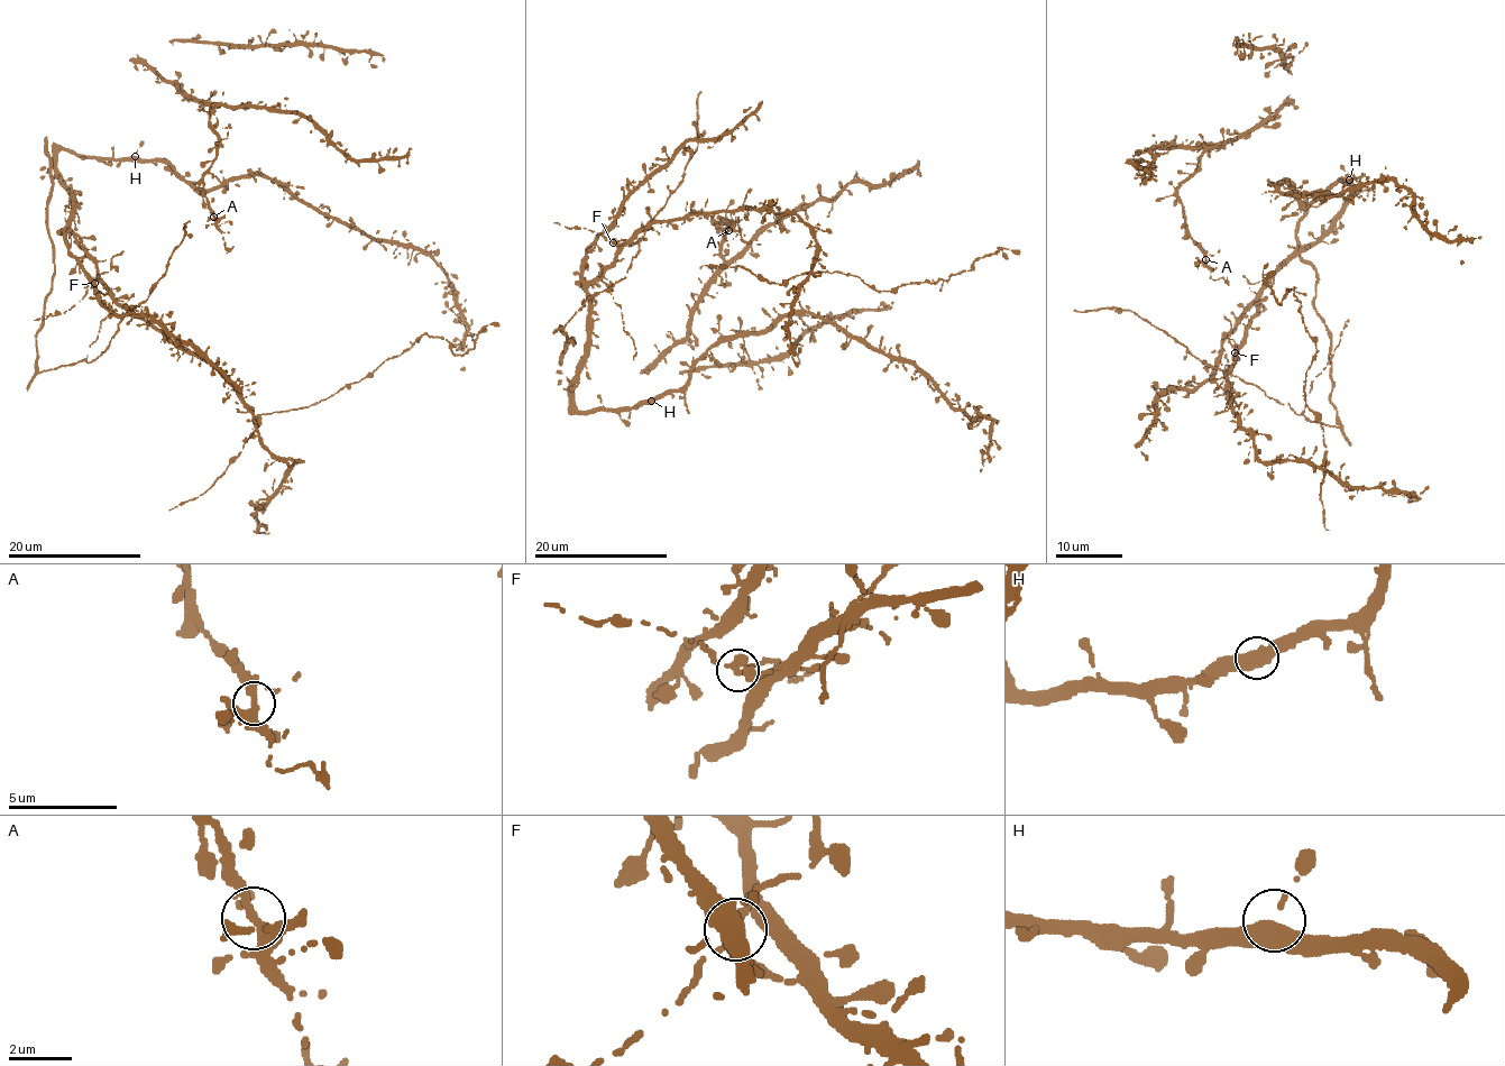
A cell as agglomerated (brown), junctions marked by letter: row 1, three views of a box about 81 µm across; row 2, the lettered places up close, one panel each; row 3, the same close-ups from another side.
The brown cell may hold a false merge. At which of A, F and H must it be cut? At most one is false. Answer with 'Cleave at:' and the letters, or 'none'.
Cleave at: none

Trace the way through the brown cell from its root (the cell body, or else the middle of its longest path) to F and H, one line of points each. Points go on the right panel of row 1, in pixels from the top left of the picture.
F: (1258, 304), (1258, 311), (1244, 329), (1238, 360), (1235, 354)
H: (1258, 304), (1259, 287), (1306, 245), (1318, 239), (1356, 190), (1357, 193), (1356, 185), (1349, 180)

